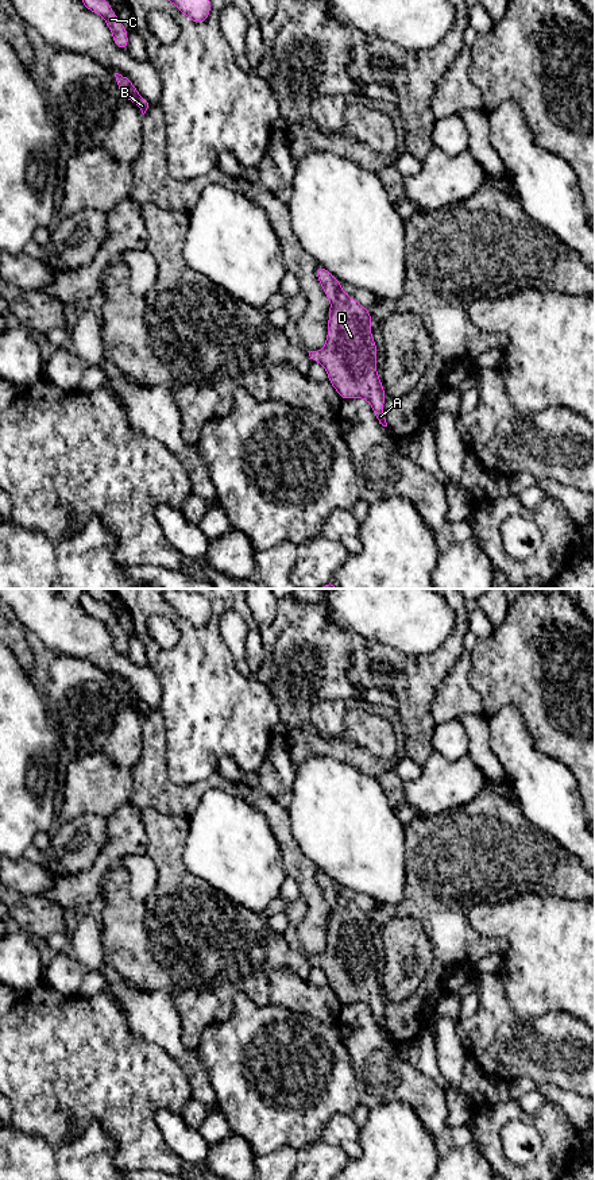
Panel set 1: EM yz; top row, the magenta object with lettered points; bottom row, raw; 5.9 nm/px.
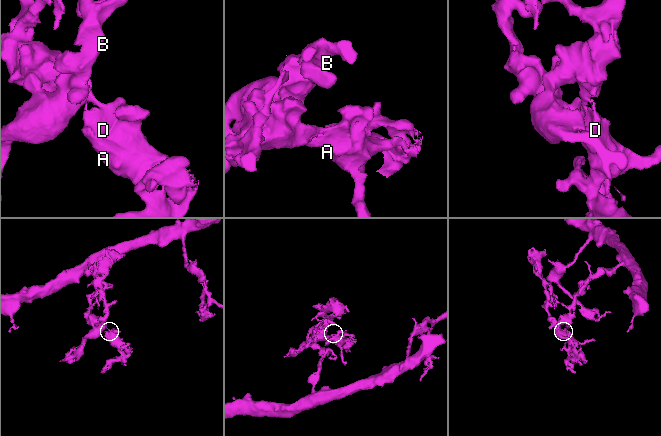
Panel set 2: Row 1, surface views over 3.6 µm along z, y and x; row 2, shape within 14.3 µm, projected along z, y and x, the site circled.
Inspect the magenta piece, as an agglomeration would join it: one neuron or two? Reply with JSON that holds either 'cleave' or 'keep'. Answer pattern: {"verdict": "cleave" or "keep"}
{"verdict": "keep"}

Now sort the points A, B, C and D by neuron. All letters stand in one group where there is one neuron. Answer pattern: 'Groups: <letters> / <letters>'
Groups: A B C D

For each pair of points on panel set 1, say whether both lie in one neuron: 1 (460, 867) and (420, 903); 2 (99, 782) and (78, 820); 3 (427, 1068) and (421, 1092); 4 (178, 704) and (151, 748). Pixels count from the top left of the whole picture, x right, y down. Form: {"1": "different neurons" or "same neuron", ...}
{"1": "same neuron", "2": "same neuron", "3": "different neurons", "4": "different neurons"}

